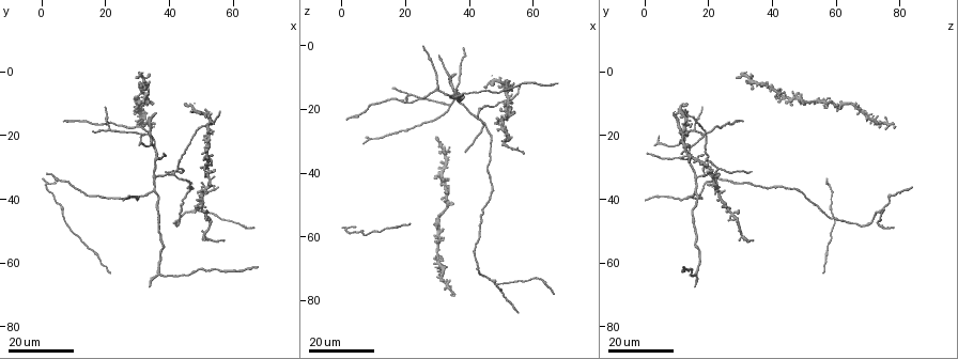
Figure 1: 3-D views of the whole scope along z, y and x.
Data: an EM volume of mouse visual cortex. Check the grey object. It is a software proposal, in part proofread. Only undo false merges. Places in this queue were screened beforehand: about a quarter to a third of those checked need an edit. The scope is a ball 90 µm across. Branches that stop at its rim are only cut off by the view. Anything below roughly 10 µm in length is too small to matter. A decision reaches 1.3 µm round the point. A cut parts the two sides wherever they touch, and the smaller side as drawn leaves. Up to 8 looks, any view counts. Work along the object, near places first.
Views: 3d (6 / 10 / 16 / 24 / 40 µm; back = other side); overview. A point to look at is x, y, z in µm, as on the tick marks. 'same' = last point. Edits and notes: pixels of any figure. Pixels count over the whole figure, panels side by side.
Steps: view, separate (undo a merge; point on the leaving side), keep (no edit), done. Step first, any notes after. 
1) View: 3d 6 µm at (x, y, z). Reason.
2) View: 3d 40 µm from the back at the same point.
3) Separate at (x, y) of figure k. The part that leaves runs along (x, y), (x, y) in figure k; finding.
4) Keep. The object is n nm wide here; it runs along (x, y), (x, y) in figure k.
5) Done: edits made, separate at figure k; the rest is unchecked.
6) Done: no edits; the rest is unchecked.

View: 3d 16 µm at (35, 37, 16). Three arms meet.

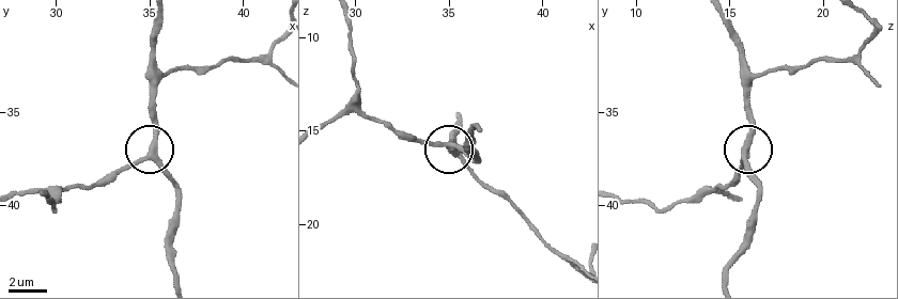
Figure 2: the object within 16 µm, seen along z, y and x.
View: 3d 10 µm at (35.2, 37.5, 15.7).

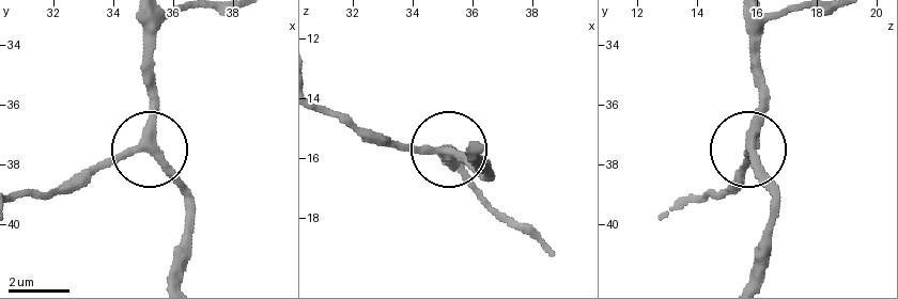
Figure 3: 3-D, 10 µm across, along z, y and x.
Keep. 3 arms meet here; it runs along (764, 22), (757, 38), (757, 130), (742, 181) in figure 3; one cell here.

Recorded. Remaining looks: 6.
View: 3d 16 µm at (43, 31, 23). A fork.

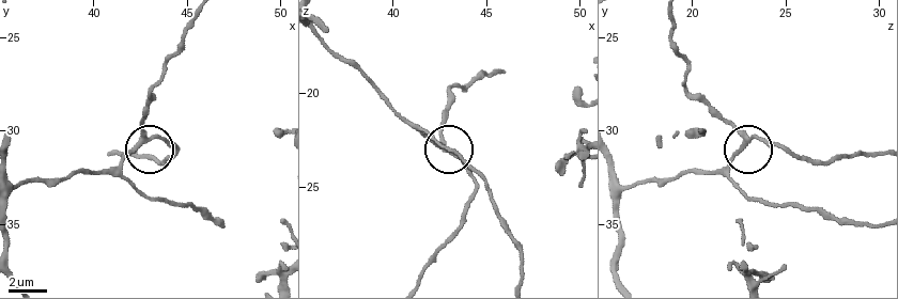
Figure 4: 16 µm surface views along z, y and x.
View: 3d 10 µm at (42.7, 30.2, 22.6).

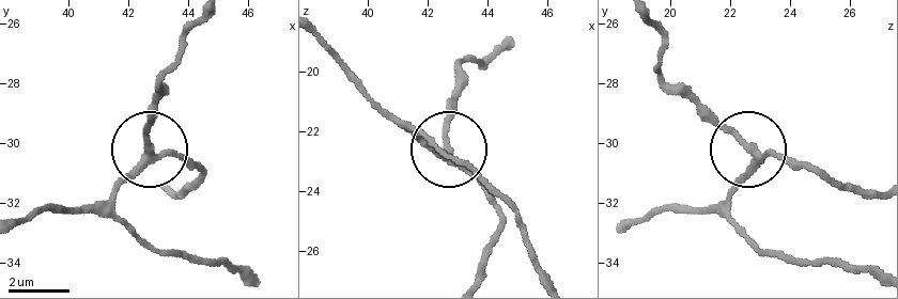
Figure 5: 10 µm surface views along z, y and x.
View: 3d 10 µm from the back at (42.6, 30.1, 22.7). From behind.

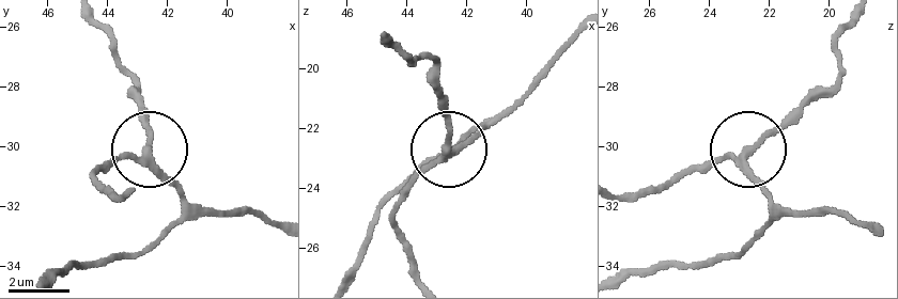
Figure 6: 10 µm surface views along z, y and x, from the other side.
Keep. The object is 200 nm wide here; it runs along (362, 245), (375, 217), (482, 125), (401, 191) in figure 6; continuous, no second cell.

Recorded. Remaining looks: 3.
View: 3d 24 µm at (54, 15, 15). Three arms meet.

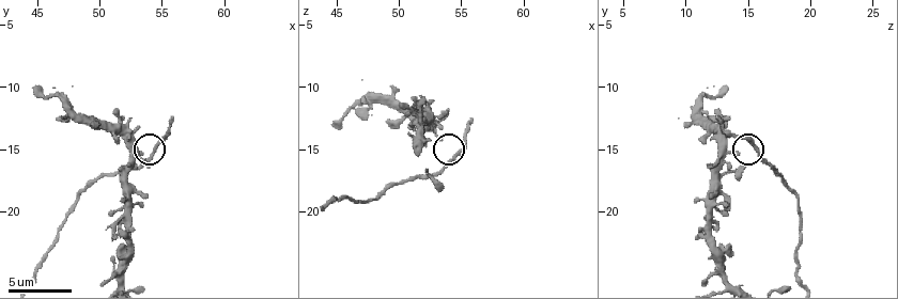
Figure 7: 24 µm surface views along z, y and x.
View: 3d 10 µm at (54.6, 15.2, 15.8).

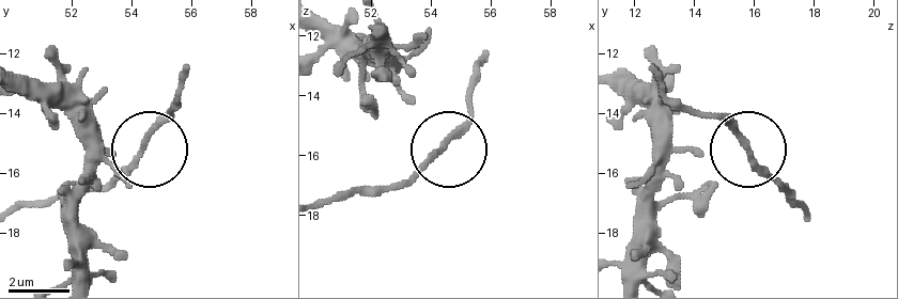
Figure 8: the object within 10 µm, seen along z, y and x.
Keep. One cell here.

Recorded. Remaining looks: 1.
Done: no edits; the rest is unchecked.

